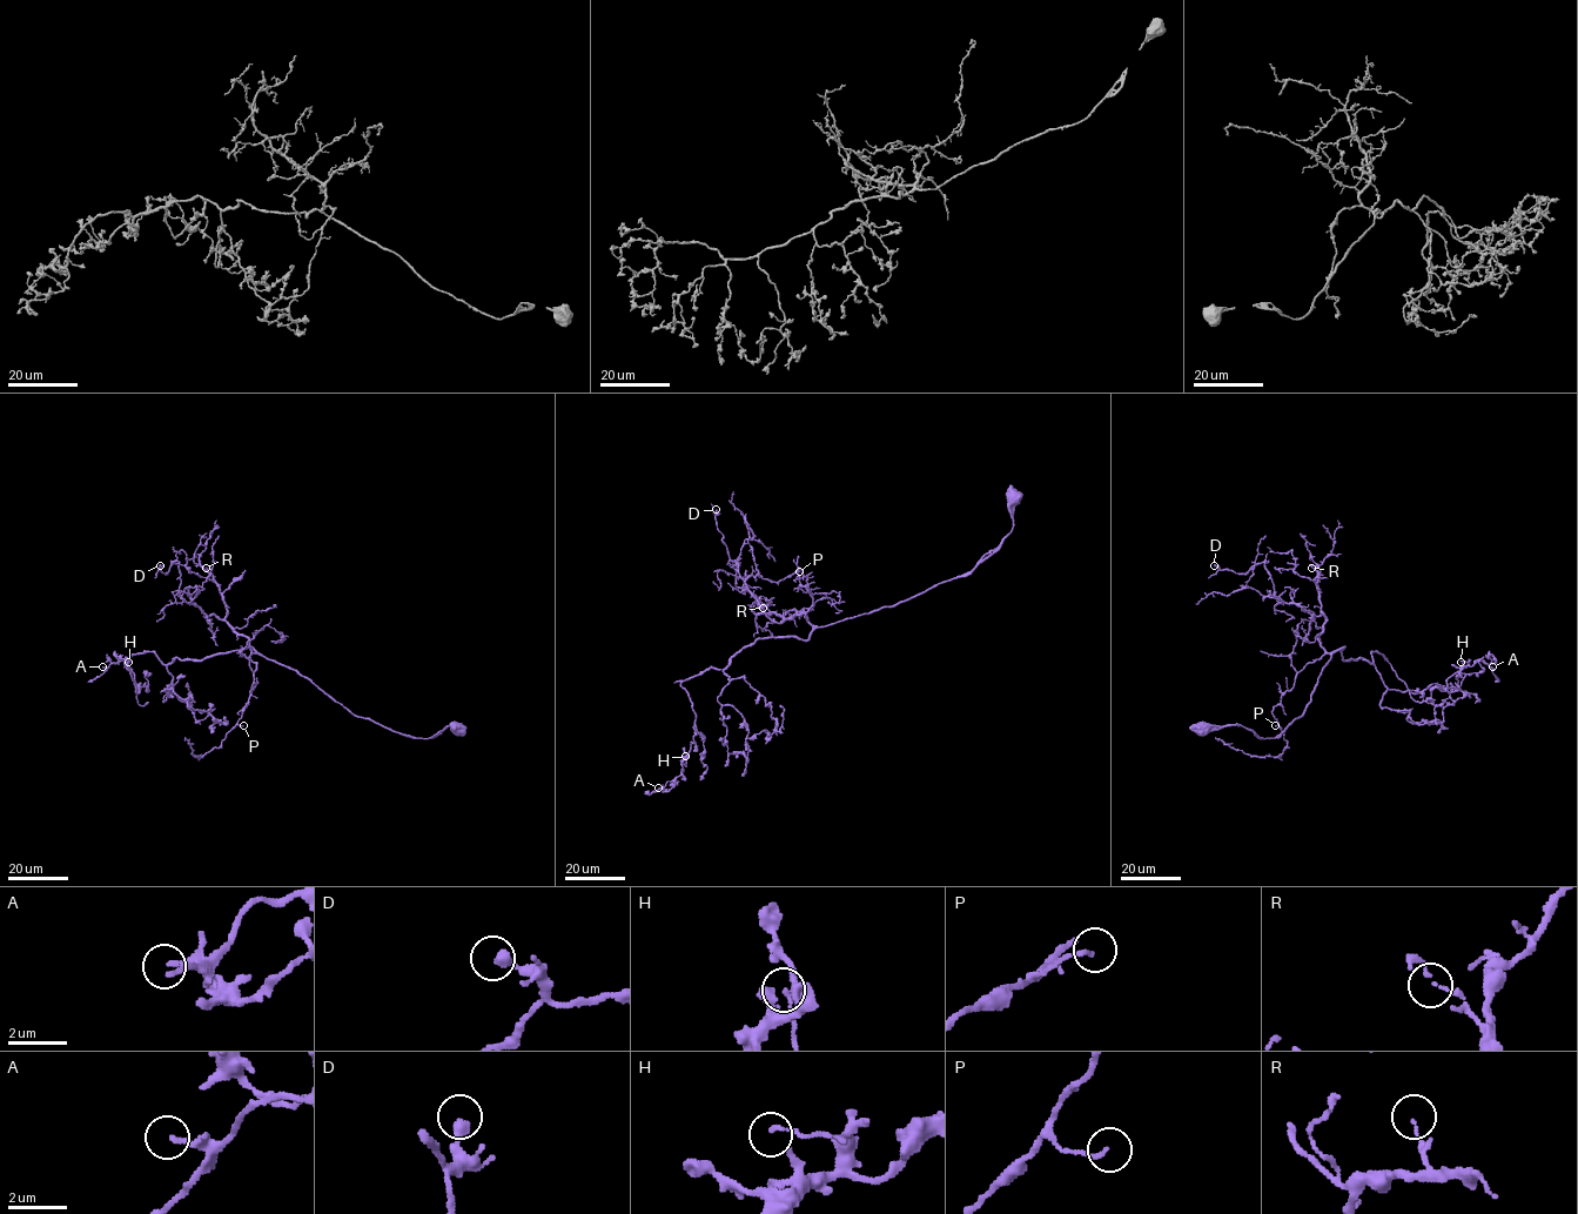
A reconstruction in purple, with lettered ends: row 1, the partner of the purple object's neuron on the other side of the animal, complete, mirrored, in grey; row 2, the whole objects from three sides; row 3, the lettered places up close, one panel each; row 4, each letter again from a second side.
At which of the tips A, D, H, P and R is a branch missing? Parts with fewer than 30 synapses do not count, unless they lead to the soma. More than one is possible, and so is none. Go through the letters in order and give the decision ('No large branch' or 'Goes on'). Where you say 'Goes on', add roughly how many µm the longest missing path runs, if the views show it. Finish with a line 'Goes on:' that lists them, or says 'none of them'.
A: No large branch
D: No large branch
H: No large branch
P: No large branch
R: No large branch
Goes on: none of them

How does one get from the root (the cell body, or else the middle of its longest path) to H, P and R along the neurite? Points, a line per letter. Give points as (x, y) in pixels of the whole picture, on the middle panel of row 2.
H: (1012, 498), (1012, 531), (969, 571), (806, 639), (759, 637), (723, 670), (684, 681), (696, 717), (685, 756)
P: (1012, 498), (1012, 530), (991, 554), (891, 606), (814, 626), (799, 571)
R: (1012, 498), (1012, 530), (991, 554), (894, 605), (825, 626), (805, 614), (781, 621), (763, 608)

